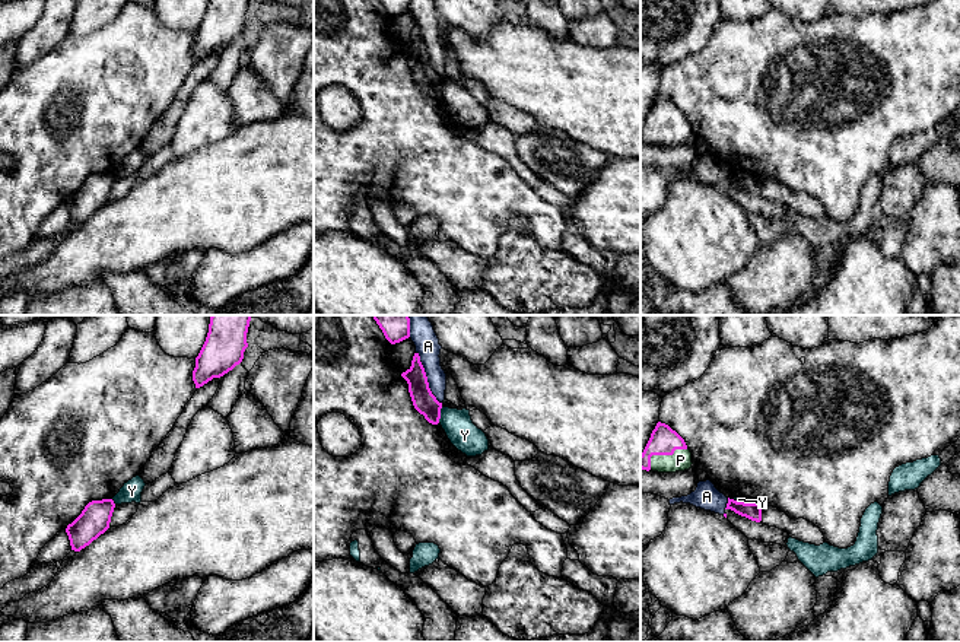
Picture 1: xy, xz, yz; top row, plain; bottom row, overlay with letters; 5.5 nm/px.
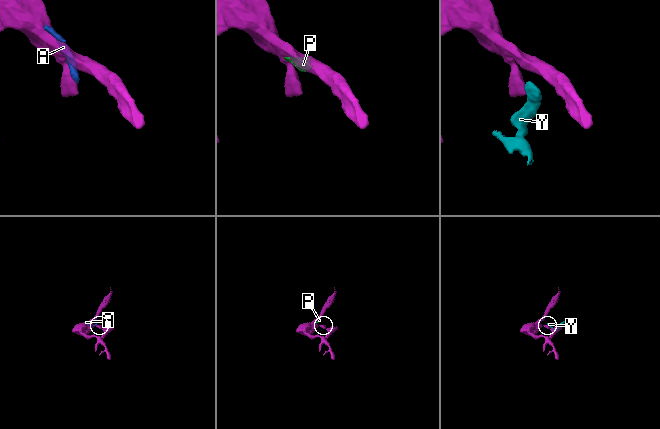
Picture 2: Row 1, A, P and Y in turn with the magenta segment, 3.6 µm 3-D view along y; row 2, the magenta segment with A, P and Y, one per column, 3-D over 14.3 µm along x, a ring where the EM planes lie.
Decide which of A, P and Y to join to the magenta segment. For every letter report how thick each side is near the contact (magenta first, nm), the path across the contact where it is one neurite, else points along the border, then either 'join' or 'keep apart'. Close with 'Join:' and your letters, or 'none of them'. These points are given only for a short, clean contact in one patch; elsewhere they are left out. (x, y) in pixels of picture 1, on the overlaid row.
A: 120 nm thick on the magenta side, 140 nm on the other; keep apart
P: 160 nm thick on the magenta side, 110 nm on the other; join
Y: 120 nm thick on the magenta side, 170 nm on the other; border along xz (442, 406), (438, 422); keep apart
Join: P

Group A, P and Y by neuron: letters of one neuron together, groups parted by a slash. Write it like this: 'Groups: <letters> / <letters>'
Groups: A Y / P

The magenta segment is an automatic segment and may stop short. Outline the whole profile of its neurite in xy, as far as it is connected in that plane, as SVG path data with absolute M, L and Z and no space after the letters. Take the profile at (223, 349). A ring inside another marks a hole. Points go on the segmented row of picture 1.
M212 315L206 341L196 357L196 388L220 378L244 359L251 315Z

